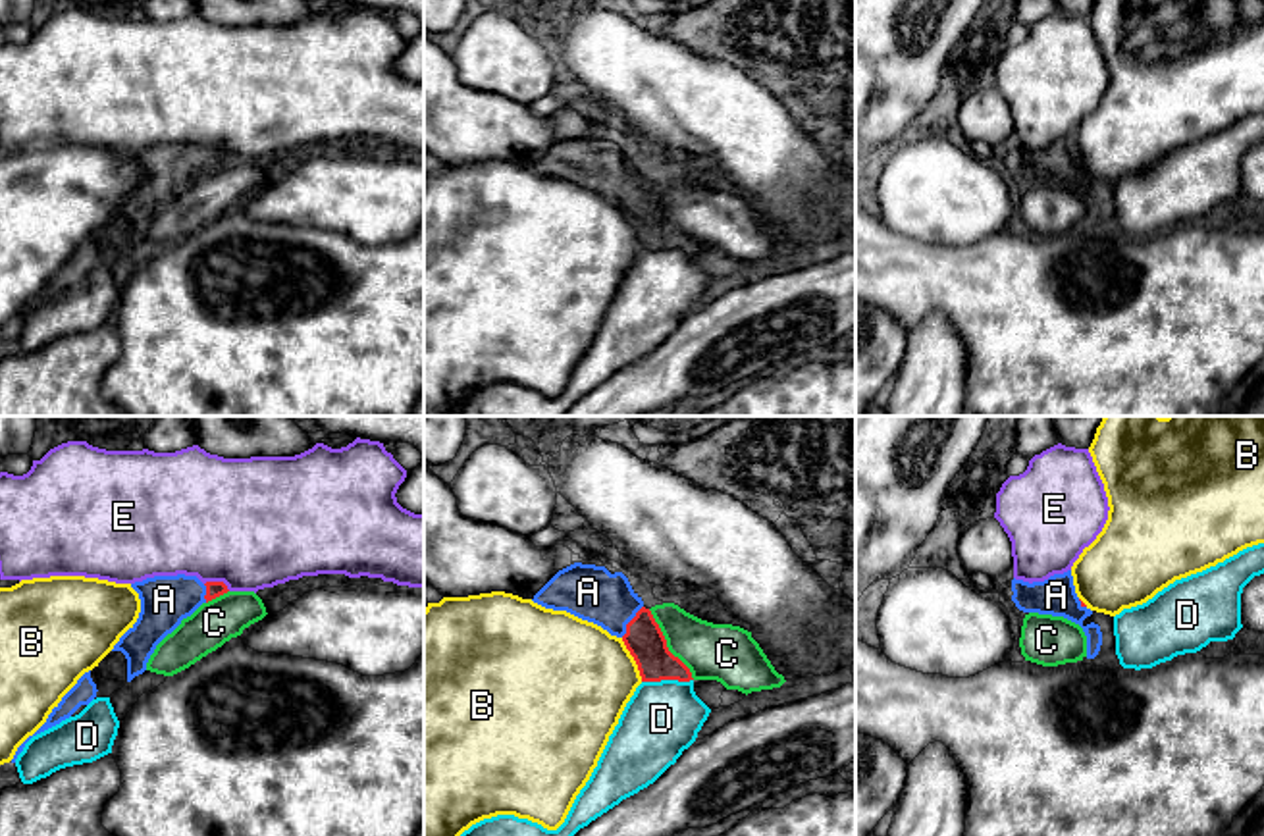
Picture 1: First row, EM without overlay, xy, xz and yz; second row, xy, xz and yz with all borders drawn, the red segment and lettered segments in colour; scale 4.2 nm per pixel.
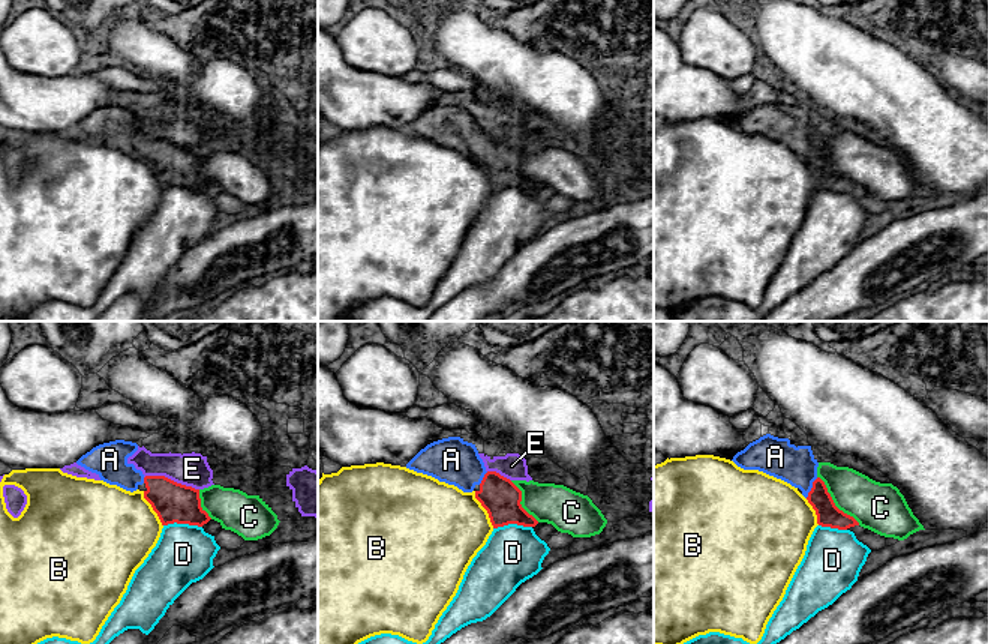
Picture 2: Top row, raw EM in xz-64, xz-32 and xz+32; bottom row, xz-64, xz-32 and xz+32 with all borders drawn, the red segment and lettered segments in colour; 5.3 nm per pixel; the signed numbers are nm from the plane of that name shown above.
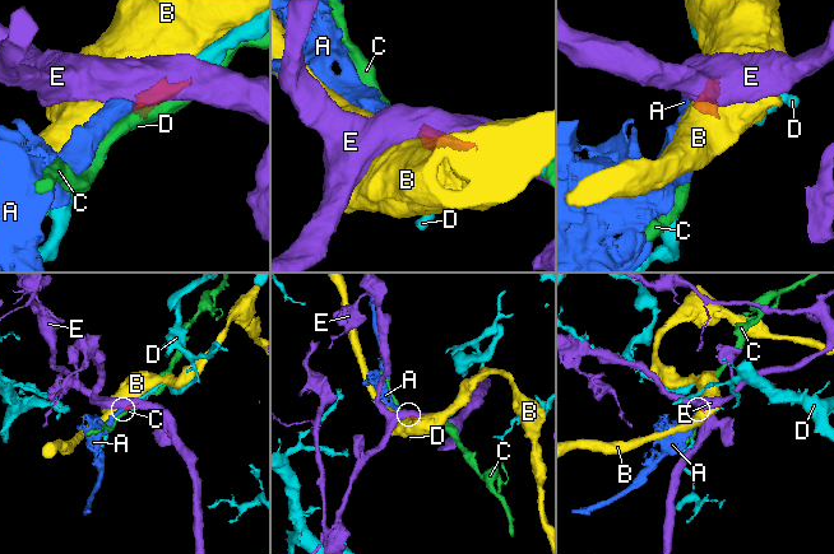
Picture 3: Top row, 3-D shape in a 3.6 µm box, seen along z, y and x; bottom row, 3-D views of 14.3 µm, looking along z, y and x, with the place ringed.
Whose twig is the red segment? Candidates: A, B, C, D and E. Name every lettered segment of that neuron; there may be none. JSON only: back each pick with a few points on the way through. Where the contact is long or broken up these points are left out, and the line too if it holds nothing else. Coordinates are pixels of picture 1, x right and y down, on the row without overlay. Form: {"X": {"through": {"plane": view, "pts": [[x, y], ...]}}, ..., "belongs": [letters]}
{"A": {"through": {"plane": "xz", "pts": [[644, 208], [631, 189], [607, 168], [588, 160]]}}, "belongs": ["A"]}

